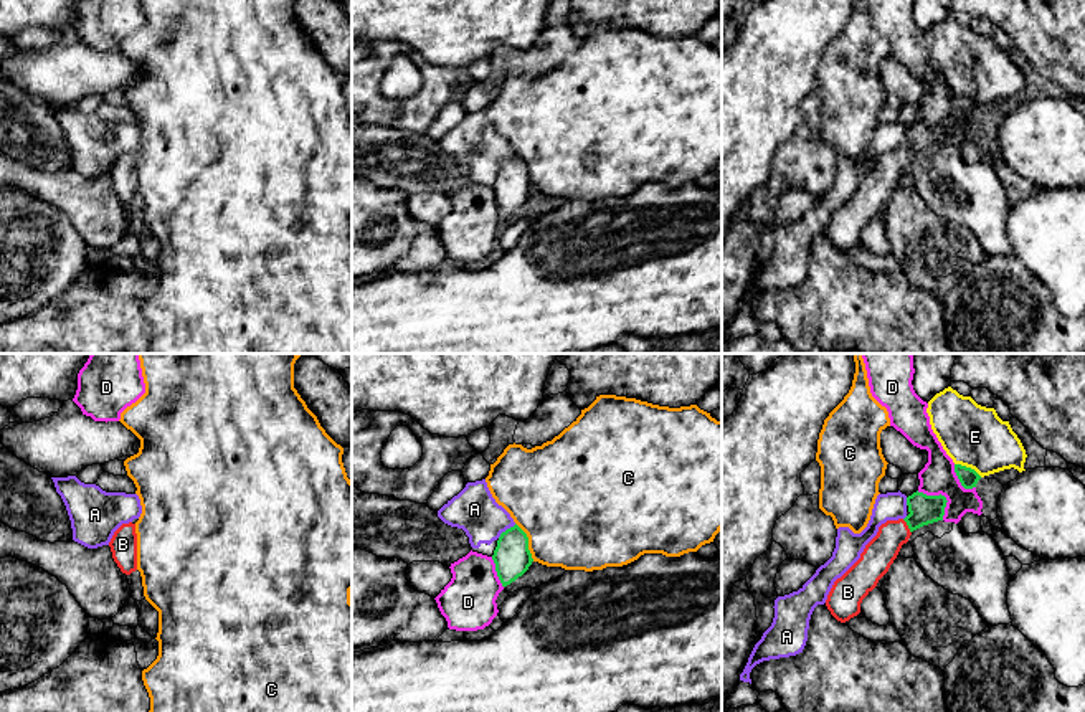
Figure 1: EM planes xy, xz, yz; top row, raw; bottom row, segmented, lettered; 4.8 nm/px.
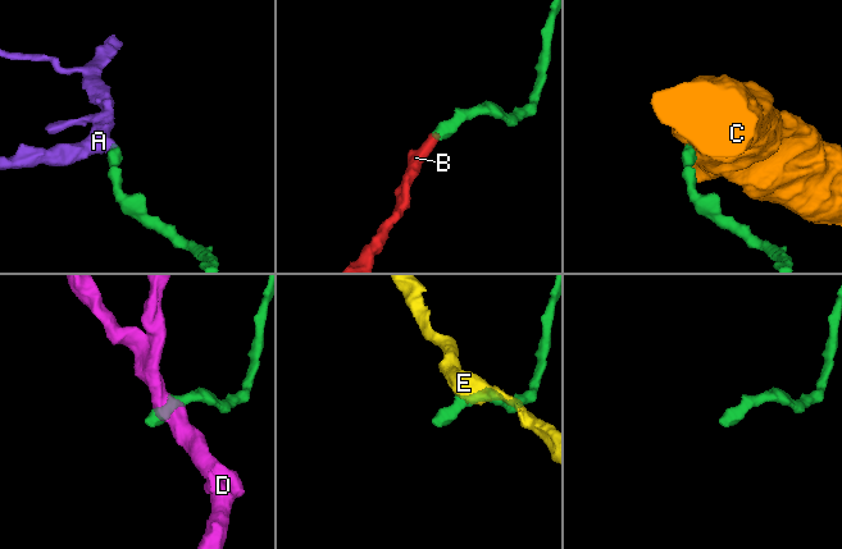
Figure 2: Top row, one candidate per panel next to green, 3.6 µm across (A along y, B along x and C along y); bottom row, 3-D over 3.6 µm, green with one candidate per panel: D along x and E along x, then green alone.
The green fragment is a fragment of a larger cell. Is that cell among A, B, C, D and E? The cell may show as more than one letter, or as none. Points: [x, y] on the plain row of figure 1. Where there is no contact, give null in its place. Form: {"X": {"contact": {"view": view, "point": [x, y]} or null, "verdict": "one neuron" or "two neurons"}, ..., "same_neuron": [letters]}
{"A": {"contact": {"view": "xz", "point": [507, 159]}, "verdict": "two neurons"}, "B": {"contact": {"view": "yz", "point": [907, 154]}, "verdict": "one neuron"}, "C": {"contact": {"view": "xz", "point": [527, 172]}, "verdict": "two neurons"}, "D": {"contact": {"view": "yz", "point": [940, 124]}, "verdict": "two neurons"}, "E": {"contact": {"view": "yz", "point": [968, 98]}, "verdict": "two neurons"}, "same_neuron": ["B"]}

